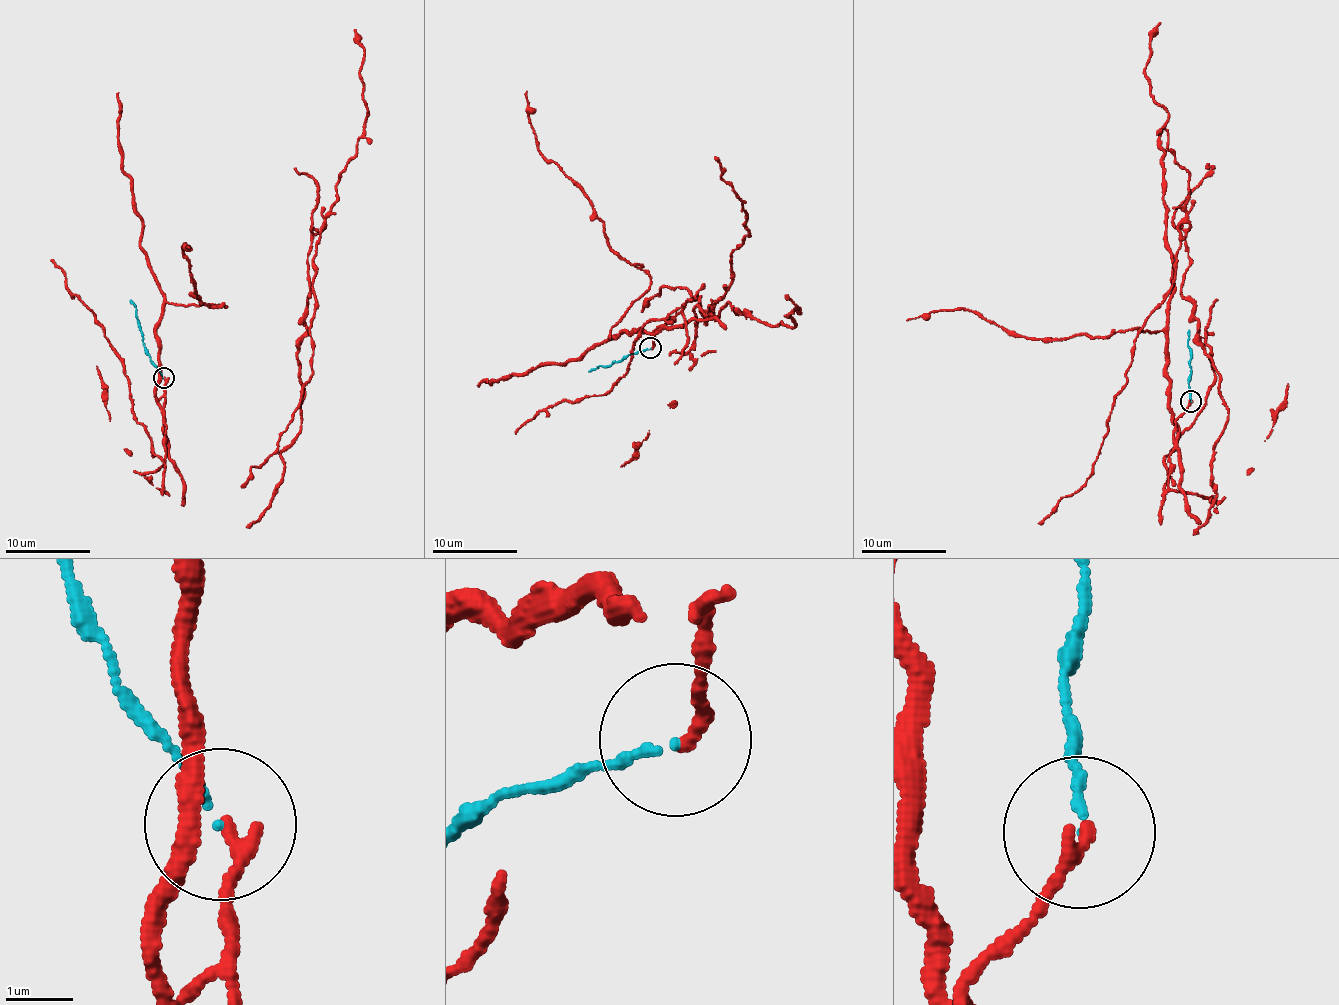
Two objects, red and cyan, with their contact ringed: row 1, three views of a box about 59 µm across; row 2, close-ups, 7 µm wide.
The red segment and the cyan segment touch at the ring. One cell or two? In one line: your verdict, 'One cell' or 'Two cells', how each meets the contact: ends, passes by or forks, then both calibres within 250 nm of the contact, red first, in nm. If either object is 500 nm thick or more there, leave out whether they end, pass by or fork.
Two cells. At the ring red ends. At the ring cyan ends. Thickness 240 nm (red) against 80 nm

